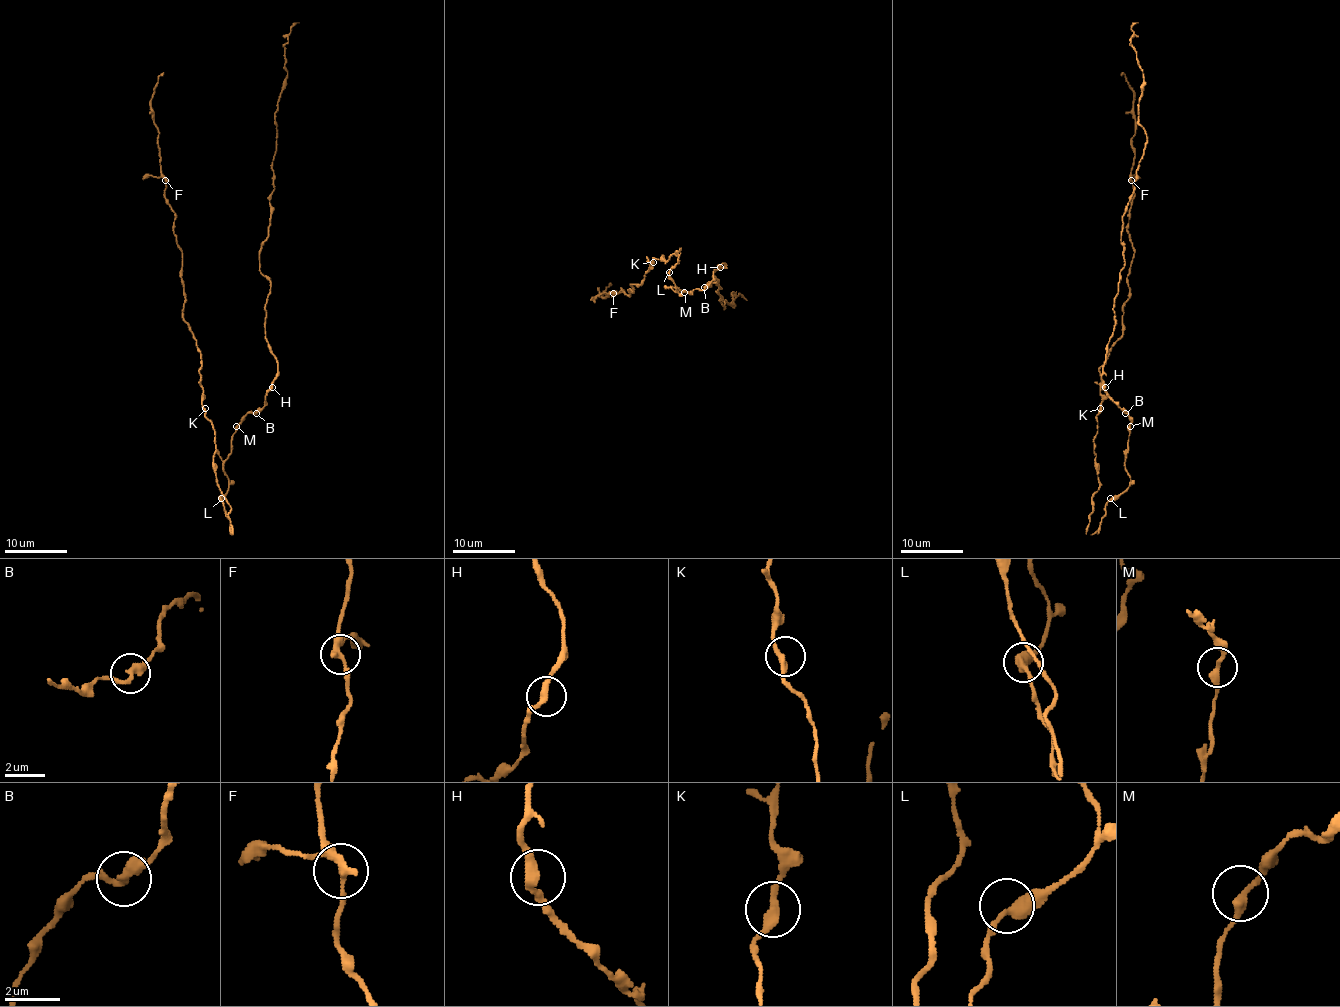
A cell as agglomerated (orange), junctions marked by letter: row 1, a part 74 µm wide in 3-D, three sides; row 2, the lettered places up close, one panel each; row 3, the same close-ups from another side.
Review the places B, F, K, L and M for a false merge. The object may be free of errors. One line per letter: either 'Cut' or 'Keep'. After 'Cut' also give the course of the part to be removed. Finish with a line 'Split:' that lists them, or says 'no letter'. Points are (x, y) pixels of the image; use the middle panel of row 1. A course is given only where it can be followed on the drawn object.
B: Keep
F: Keep
K: Keep
L: Keep
M: Keep
Split: no letter

